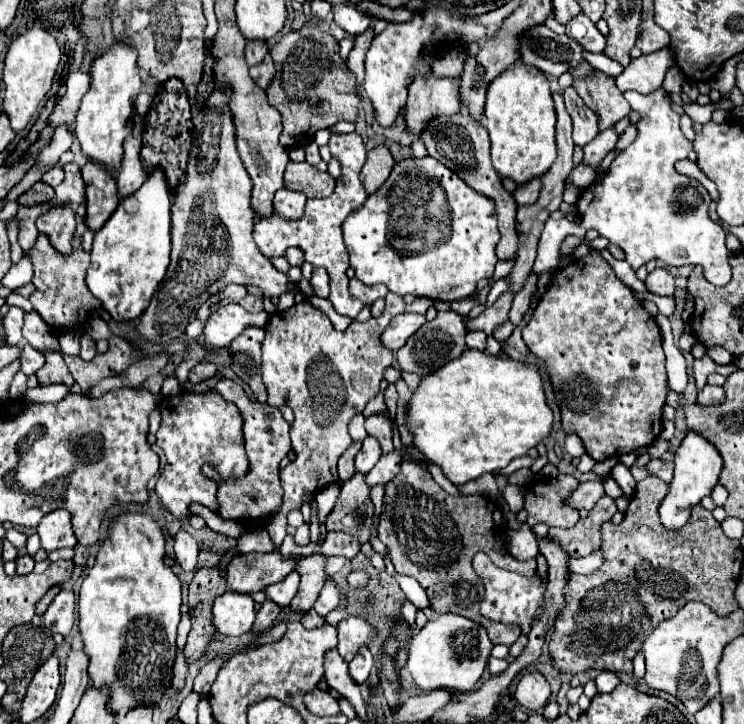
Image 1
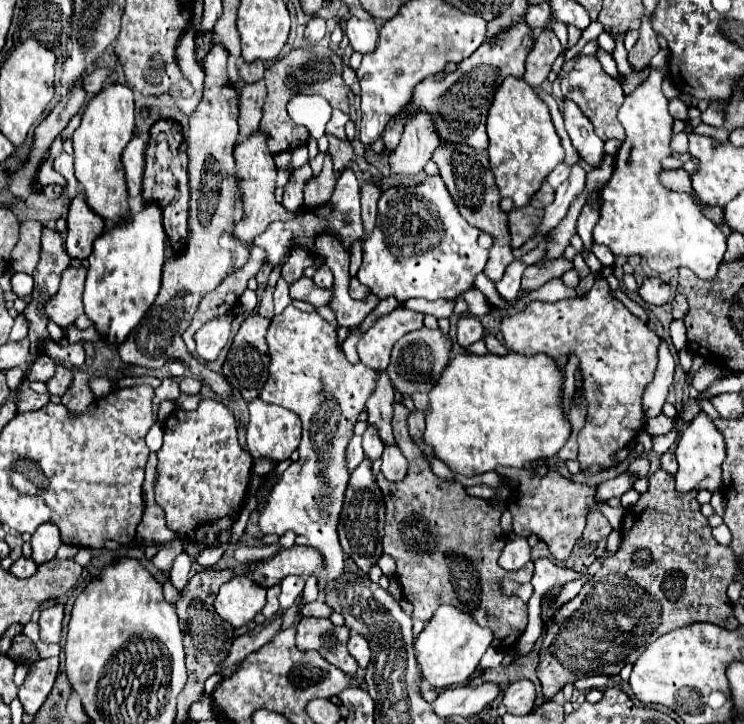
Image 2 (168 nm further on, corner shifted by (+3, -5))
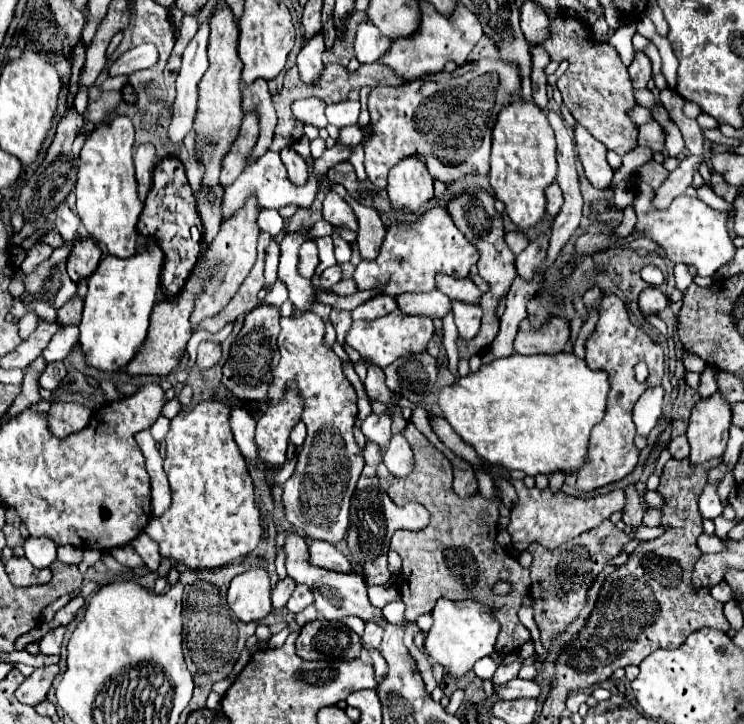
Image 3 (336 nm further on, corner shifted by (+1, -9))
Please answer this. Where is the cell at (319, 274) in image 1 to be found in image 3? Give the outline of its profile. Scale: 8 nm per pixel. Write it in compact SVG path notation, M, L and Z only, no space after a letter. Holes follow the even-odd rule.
M334 265L334 267L328 267L322 275L320 275L320 287L324 289L330 289L334 283L338 283L342 279L342 273L340 273L340 265Z

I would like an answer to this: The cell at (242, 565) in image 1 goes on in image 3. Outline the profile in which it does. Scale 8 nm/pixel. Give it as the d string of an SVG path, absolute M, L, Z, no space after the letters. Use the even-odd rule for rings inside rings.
M312 541L308 551L310 551L310 563L316 565L316 567L330 569L330 571L340 571L340 573L350 571L350 561L330 543Z

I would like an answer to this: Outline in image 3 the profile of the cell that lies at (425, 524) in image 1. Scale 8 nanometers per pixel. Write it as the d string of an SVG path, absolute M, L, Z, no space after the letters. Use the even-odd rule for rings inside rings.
M408 421L402 431L406 441L414 451L414 471L406 479L398 479L386 471L384 465L378 467L380 487L396 505L406 505L416 501L430 511L430 523L418 533L396 531L390 541L390 549L402 557L400 585L406 603L404 617L416 621L420 615L432 613L440 597L460 601L474 599L492 609L492 615L500 623L500 635L496 641L496 651L500 655L518 651L526 641L530 641L530 631L520 623L518 609L522 597L530 589L530 571L524 569L510 553L498 545L498 501L488 501L484 497L458 497L452 489L452 465L442 451L438 451L416 427ZM504 579L512 583L512 593L504 599L492 595L494 581Z

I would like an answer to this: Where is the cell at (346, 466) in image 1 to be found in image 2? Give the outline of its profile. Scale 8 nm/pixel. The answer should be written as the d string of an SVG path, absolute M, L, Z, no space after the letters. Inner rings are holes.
M354 435L348 449L346 449L346 459L348 459L348 469L354 471L360 465L360 459L364 459L364 451L362 451L362 437Z

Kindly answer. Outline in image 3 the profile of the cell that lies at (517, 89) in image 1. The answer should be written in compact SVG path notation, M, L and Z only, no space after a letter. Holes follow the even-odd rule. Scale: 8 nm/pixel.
M512 95L512 101L504 105L498 113L496 125L492 129L492 157L490 157L490 187L496 195L506 205L506 213L512 219L512 223L520 229L526 231L534 227L542 217L546 215L546 197L544 189L556 181L556 141L554 141L554 131L548 123L546 113L532 101L522 101L520 95Z

